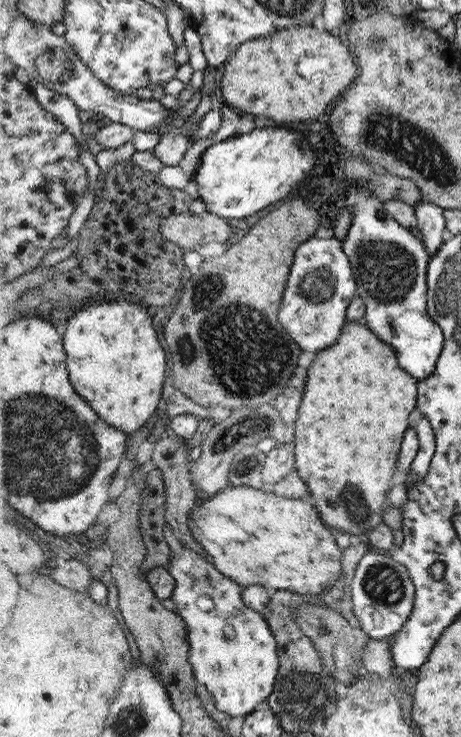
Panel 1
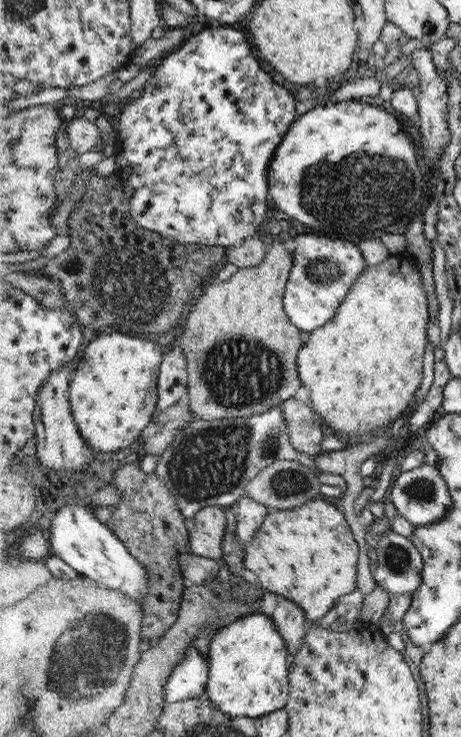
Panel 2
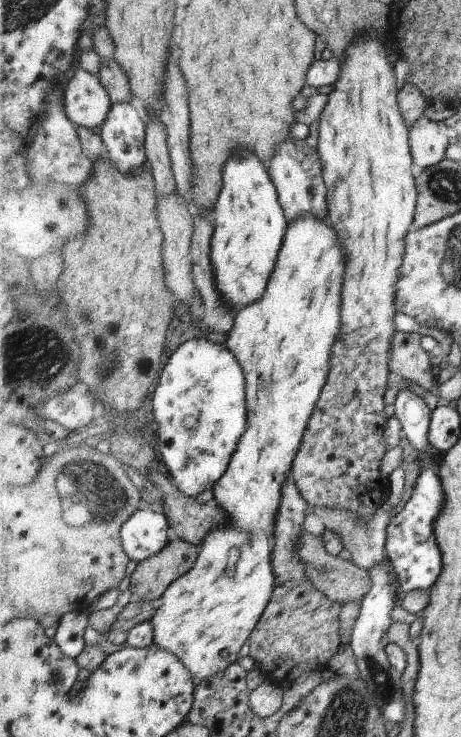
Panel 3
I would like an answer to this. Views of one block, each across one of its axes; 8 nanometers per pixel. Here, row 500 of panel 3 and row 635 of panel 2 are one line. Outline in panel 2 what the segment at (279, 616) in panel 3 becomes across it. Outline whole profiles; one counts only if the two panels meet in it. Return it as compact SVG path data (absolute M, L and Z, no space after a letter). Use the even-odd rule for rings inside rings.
M279 597L278 604L272 614L274 624L280 633L280 636L285 640L285 645L288 646L293 658L302 644L303 638L307 633L306 618L304 611L295 602L287 598Z

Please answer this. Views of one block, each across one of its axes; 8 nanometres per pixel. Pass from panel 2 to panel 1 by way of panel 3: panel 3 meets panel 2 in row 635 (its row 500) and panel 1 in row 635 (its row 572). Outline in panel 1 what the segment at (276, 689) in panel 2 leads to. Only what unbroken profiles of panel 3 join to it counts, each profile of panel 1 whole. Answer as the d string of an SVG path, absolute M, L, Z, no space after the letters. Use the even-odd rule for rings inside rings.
M183 546L182 554L171 560L168 569L178 581L178 588L171 599L177 605L177 613L189 624L190 661L197 671L197 679L210 689L220 710L233 717L252 714L265 705L279 674L277 639L268 621L245 604L242 586L222 574L212 559L202 553Z

